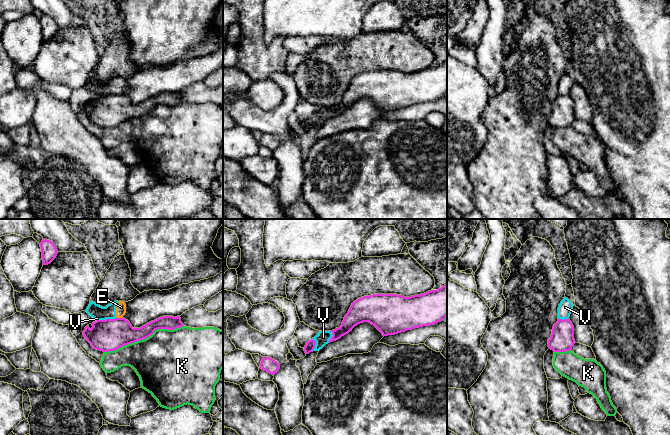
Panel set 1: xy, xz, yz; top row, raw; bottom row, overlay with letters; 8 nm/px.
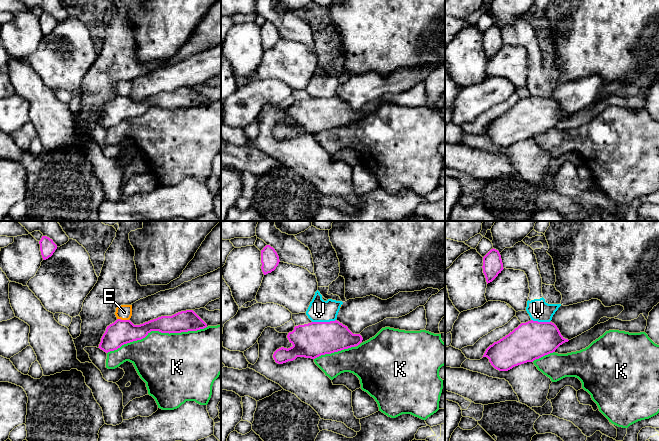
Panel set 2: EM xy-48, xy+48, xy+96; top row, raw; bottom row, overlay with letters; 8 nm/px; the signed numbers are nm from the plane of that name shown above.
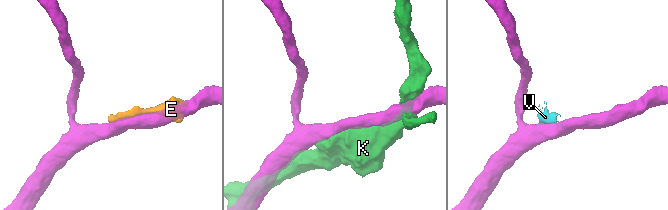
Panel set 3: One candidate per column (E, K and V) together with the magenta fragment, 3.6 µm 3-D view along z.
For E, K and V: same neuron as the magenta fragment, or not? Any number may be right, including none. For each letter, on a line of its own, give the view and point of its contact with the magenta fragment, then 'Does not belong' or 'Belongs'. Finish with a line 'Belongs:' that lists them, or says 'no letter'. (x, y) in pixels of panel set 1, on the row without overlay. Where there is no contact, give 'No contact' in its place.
E: Touches magenta at xy (120, 94). Does not belong
K: Touches magenta at xy (143, 114). Does not belong
V: Touches magenta at xy (106, 95). Does not belong
Belongs: no letter

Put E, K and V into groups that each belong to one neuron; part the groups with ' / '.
E V / K

